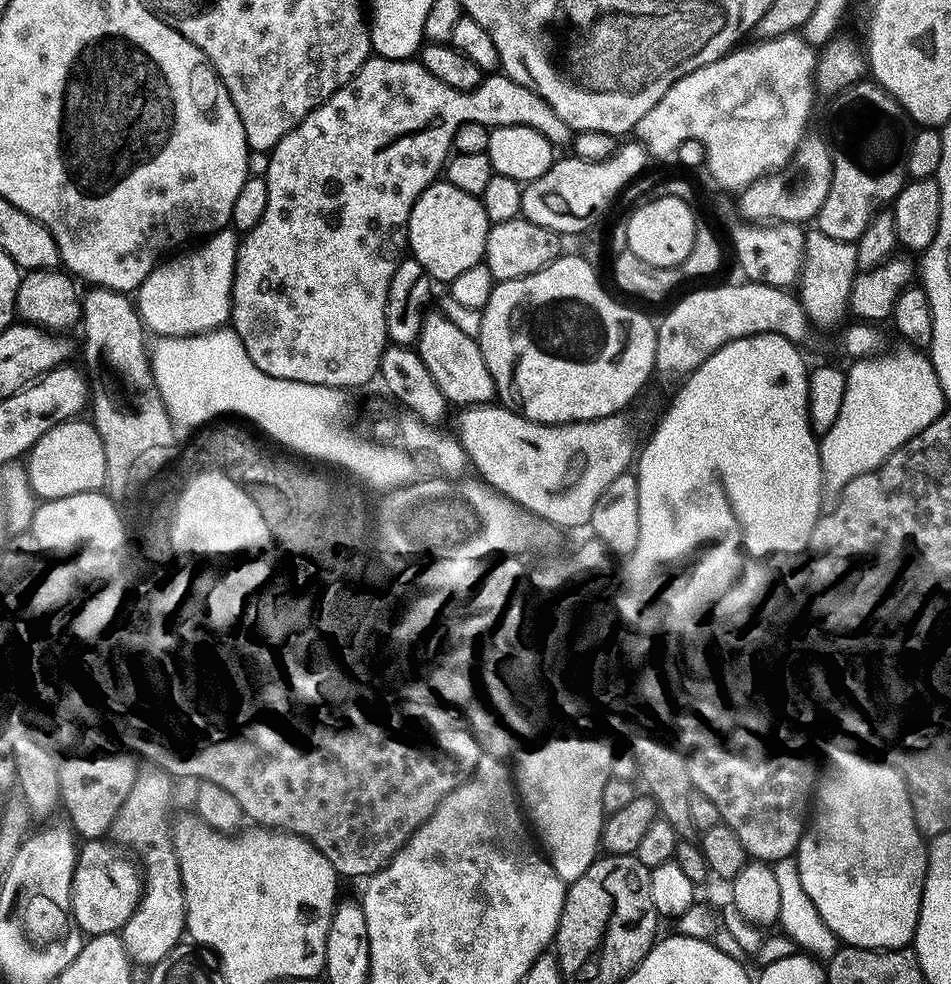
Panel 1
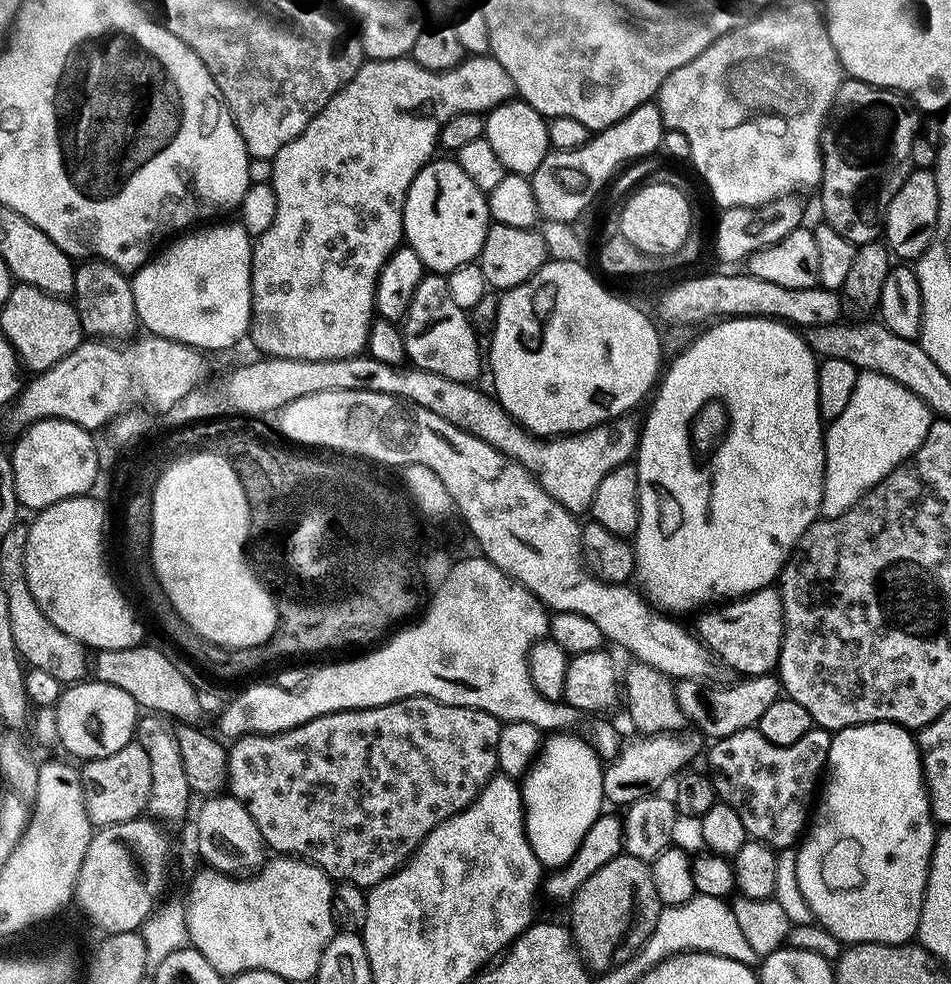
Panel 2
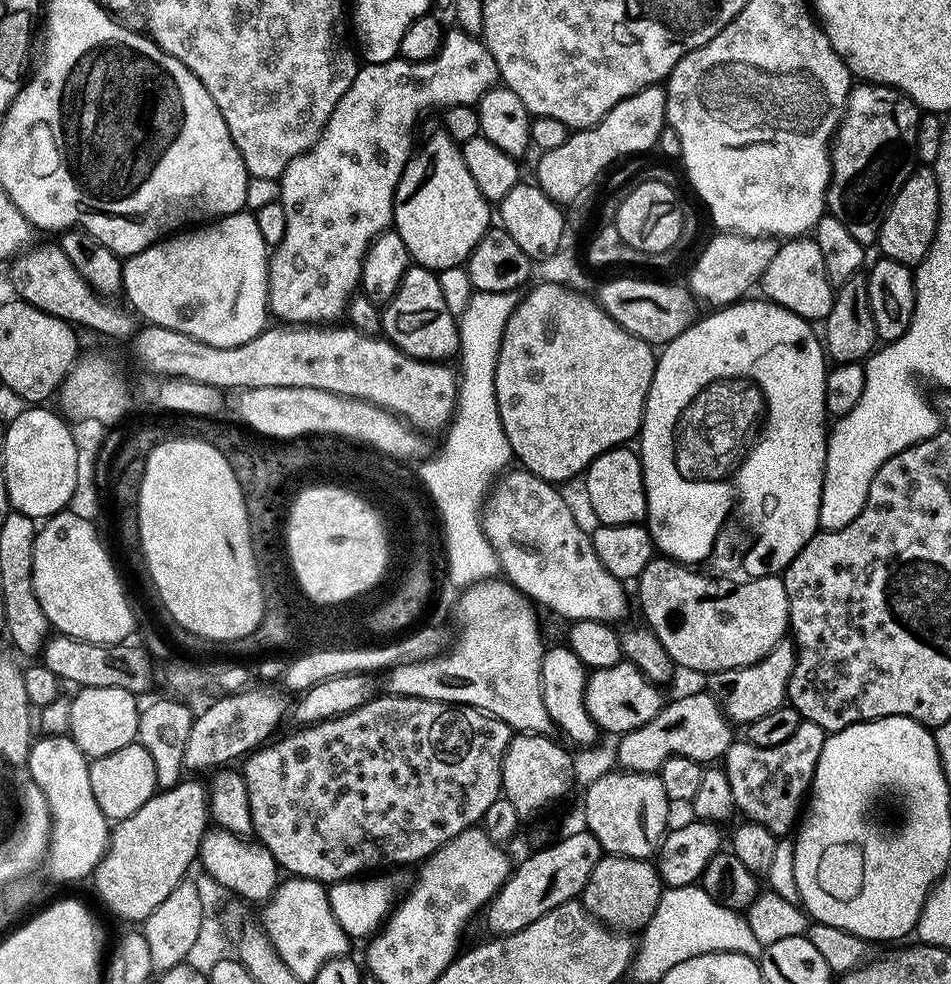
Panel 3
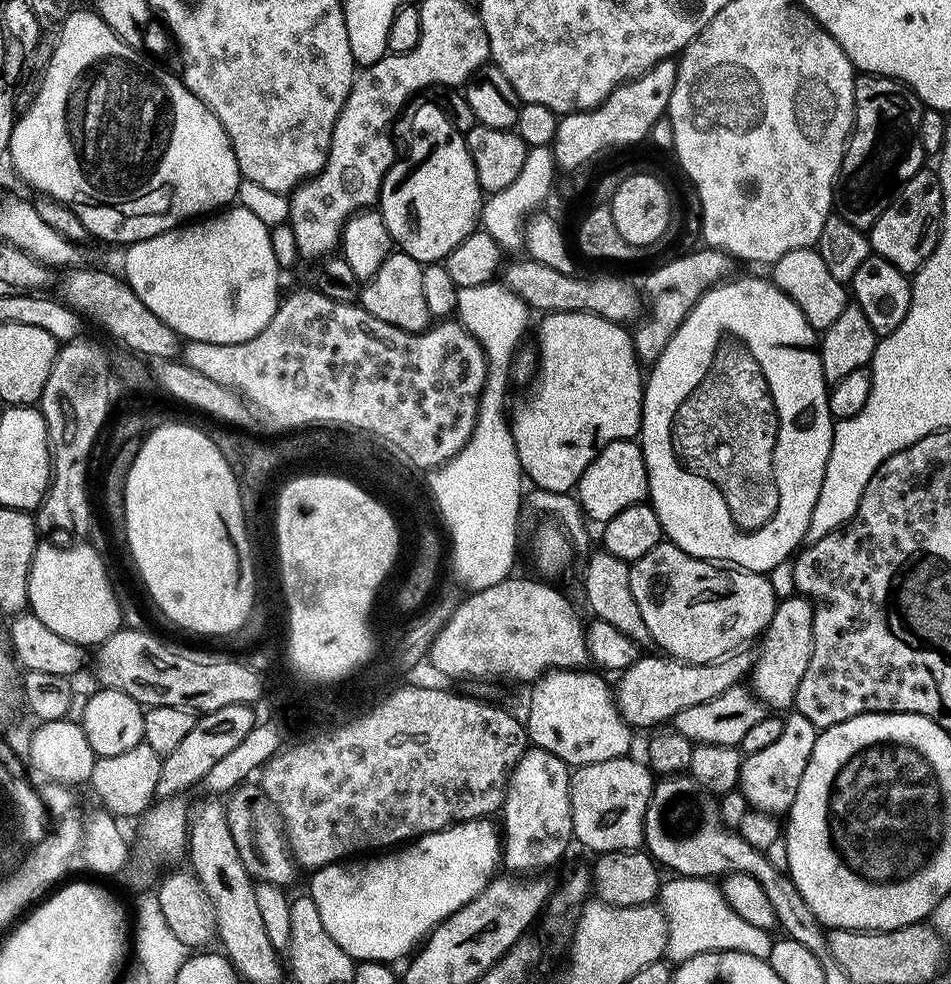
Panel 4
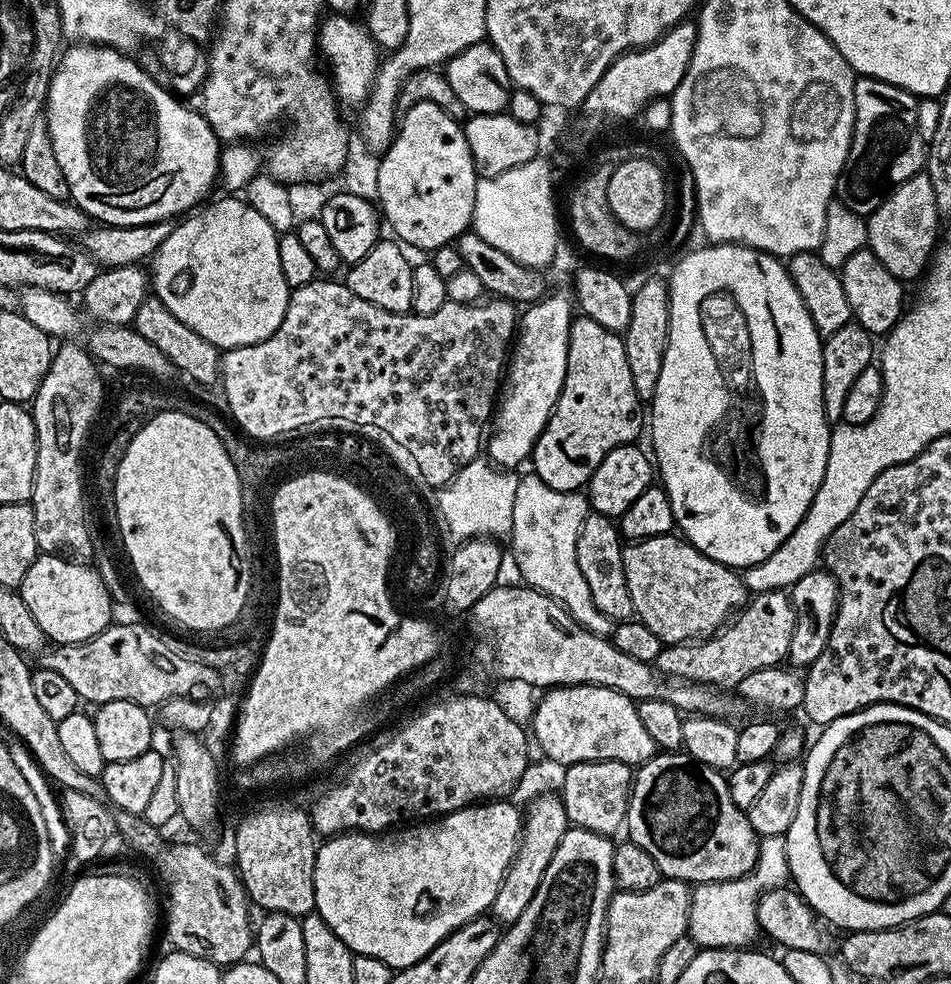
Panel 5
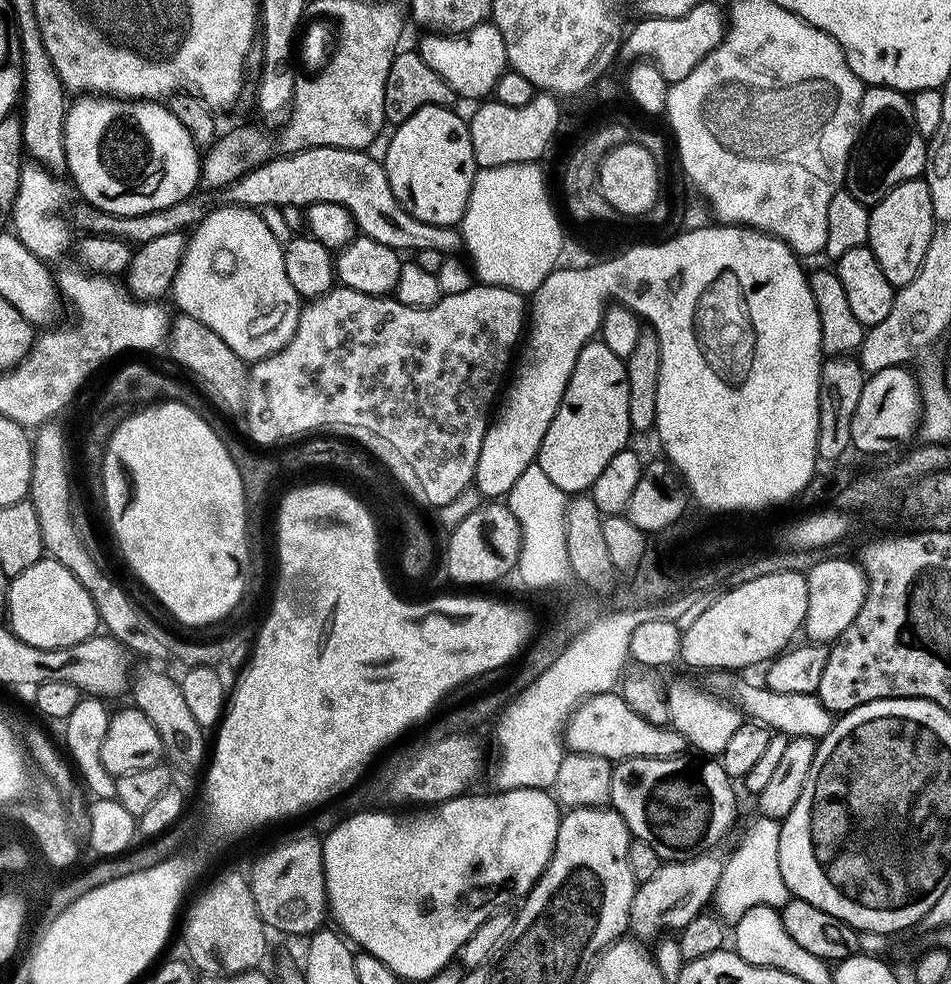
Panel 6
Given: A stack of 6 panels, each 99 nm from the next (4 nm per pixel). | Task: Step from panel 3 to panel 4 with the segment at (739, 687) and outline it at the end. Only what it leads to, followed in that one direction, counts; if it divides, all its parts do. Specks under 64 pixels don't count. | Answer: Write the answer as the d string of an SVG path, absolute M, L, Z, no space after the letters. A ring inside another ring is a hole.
M799 594L783 597L776 605L774 618L770 622L762 642L765 644L760 650L760 657L757 655L752 665L750 687L756 699L761 700L769 709L791 709L795 705L798 686L806 674L806 666L810 666L810 654L814 650L814 614L811 600L807 600L805 596Z

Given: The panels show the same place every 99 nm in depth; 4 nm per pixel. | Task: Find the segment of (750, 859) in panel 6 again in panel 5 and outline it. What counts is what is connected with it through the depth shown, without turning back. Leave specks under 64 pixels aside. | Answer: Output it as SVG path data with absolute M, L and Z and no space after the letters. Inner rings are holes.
M777 836L763 841L756 867L749 876L740 880L723 880L707 885L708 892L708 941L710 948L743 949L758 936L756 903L760 895L770 888L779 888L789 879L787 837Z

